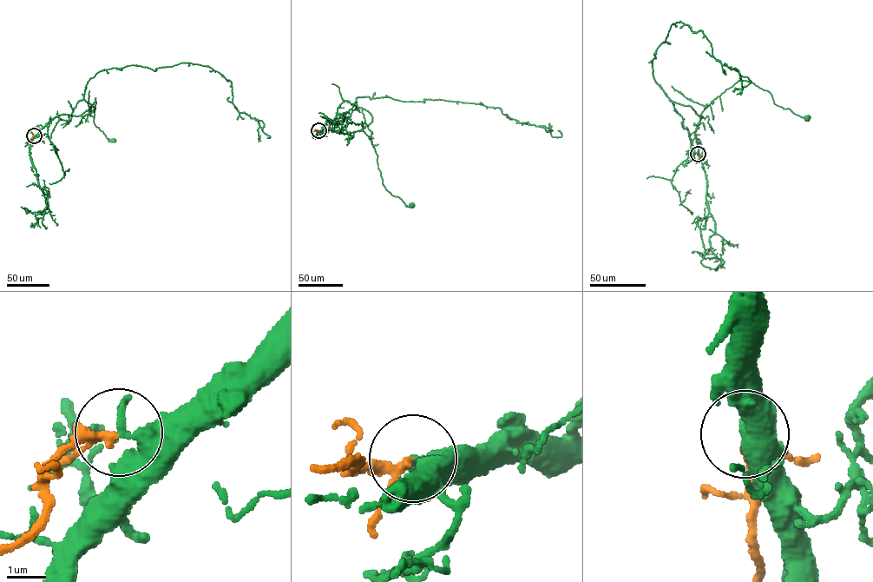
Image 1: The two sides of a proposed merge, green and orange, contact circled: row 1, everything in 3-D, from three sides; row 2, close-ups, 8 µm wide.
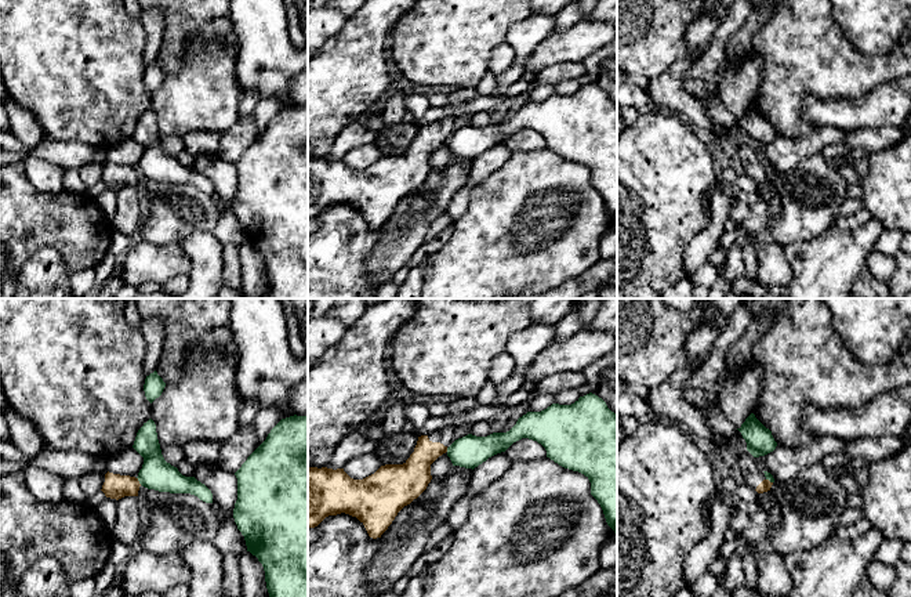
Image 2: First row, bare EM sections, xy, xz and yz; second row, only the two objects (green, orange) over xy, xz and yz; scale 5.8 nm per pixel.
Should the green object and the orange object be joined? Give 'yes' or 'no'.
no

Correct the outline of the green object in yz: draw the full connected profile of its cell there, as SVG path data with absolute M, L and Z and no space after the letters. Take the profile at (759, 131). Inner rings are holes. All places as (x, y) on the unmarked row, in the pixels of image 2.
M751 104L737 120L747 133L747 141L754 148L765 146L773 142L777 137L772 122L766 119L754 104Z

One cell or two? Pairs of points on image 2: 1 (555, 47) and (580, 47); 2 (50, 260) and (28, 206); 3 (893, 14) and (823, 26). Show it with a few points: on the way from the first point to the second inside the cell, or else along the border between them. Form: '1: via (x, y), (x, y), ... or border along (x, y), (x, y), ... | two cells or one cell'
1: via (561, 47), (574, 47) | one cell
2: border along (20, 268), (37, 250), (54, 248), (68, 270) | two cells
3: border along (831, 14), (841, 33), (857, 50) | two cells

